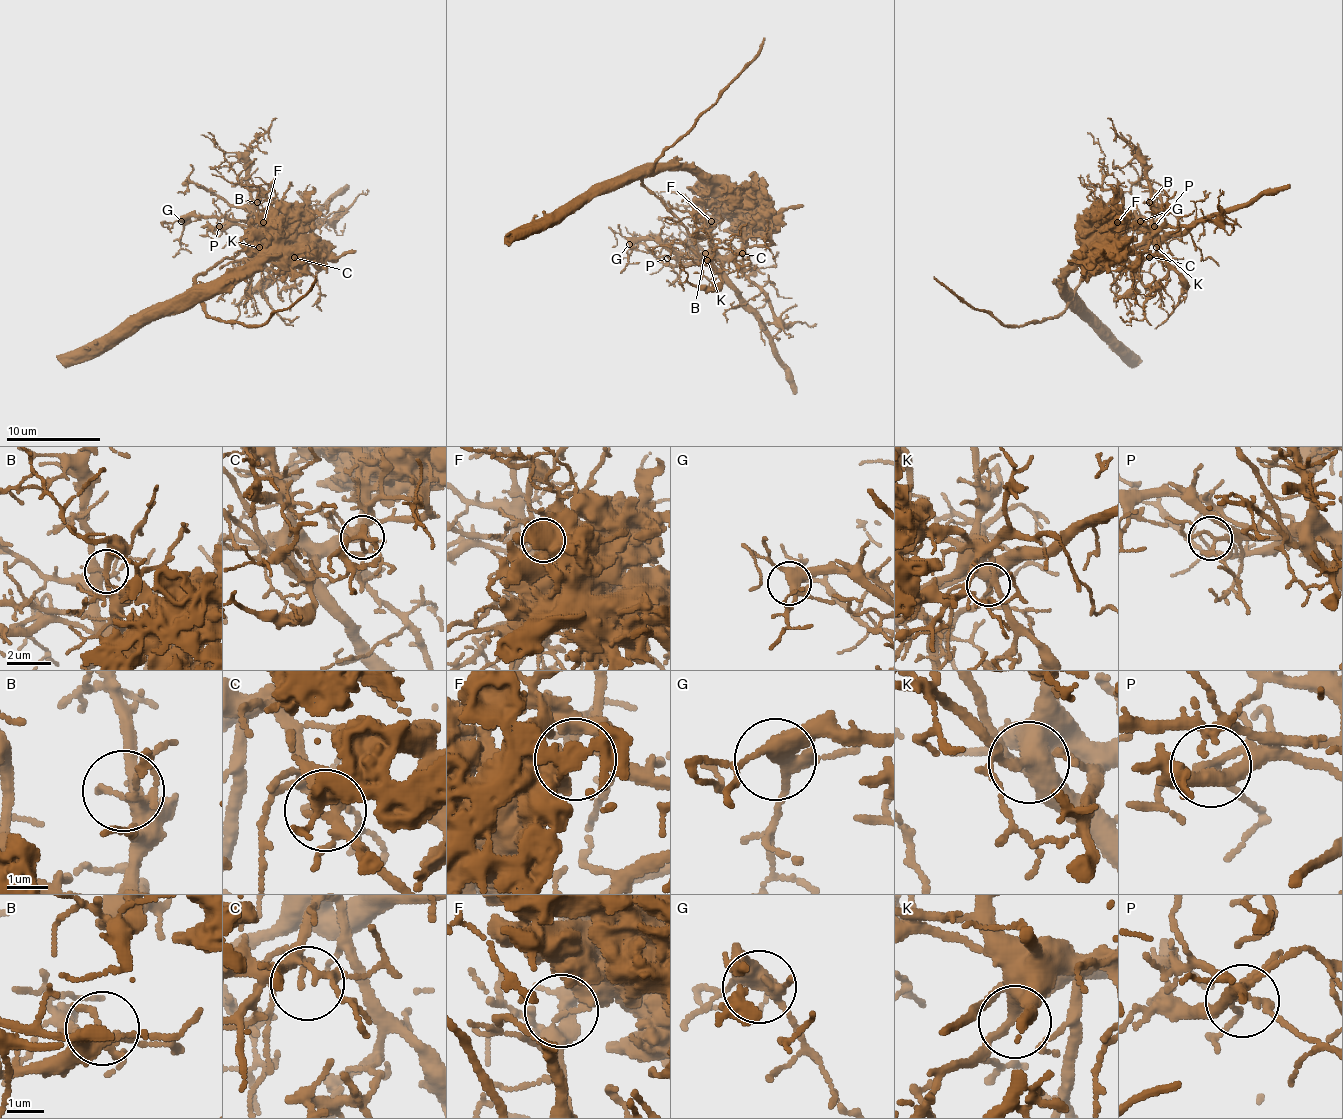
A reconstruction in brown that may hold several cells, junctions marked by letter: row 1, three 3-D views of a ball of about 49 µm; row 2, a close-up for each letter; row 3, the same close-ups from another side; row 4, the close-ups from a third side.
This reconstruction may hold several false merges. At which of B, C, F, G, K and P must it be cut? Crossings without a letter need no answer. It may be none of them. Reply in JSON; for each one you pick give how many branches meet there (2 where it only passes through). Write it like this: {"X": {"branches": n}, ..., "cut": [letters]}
{"F": {"branches": 4}, "cut": ["F"]}

